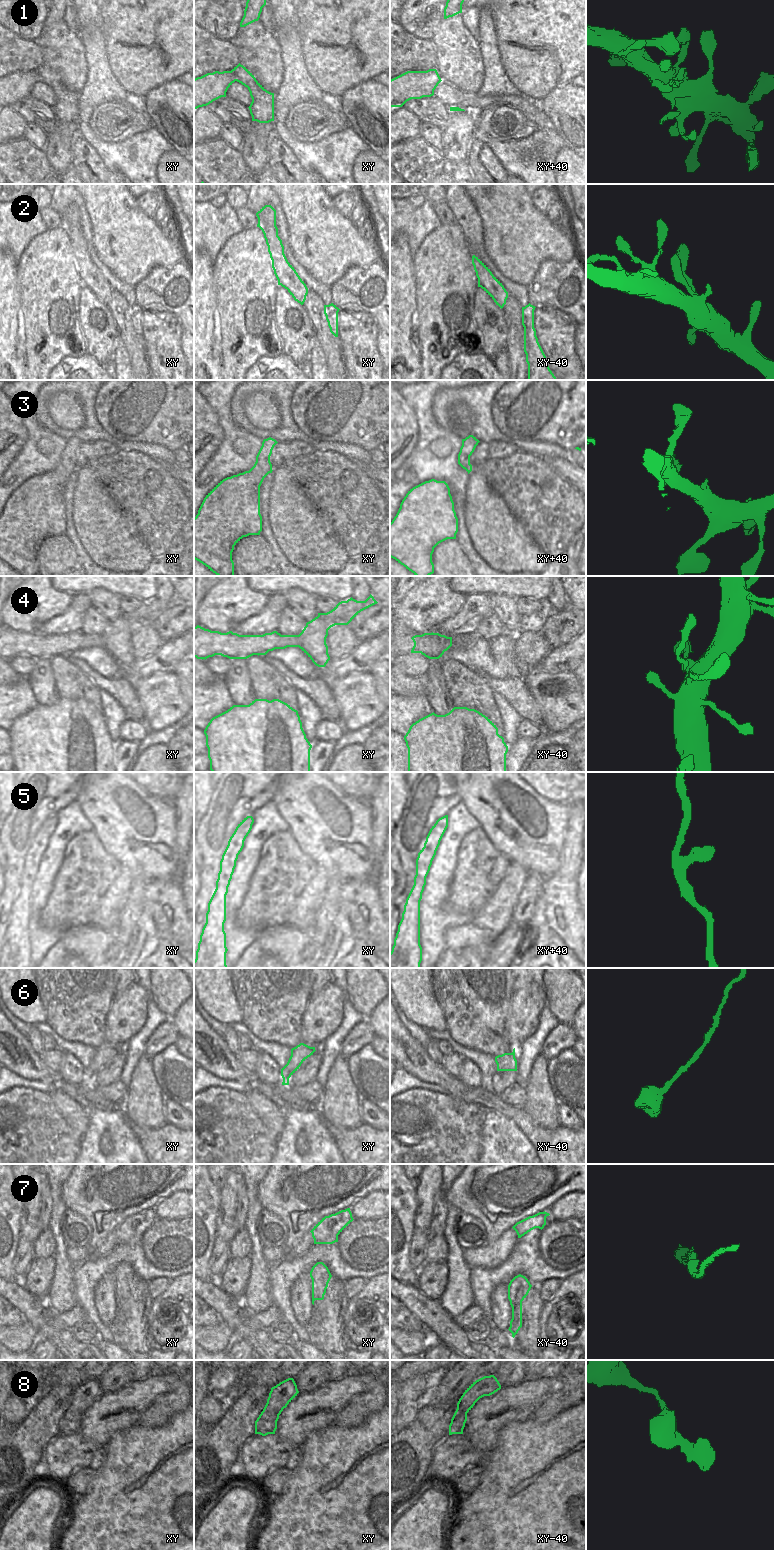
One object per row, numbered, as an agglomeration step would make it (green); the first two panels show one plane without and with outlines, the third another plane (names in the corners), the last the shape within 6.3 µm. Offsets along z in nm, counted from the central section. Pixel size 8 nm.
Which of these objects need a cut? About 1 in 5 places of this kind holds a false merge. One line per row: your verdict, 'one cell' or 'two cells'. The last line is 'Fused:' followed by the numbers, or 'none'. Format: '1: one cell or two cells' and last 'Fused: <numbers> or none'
1: one cell
2: one cell
3: one cell
4: one cell
5: one cell
6: one cell
7: one cell
8: one cell
Fused: none

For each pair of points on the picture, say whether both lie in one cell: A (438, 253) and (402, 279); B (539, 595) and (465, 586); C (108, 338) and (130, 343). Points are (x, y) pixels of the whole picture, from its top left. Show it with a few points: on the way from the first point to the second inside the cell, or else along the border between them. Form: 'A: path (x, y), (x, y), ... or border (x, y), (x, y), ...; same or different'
A: border (412, 256), (416, 294); different
B: path (521, 586), (483, 586); same
C: border (113, 317), (119, 332), (120, 342); different

